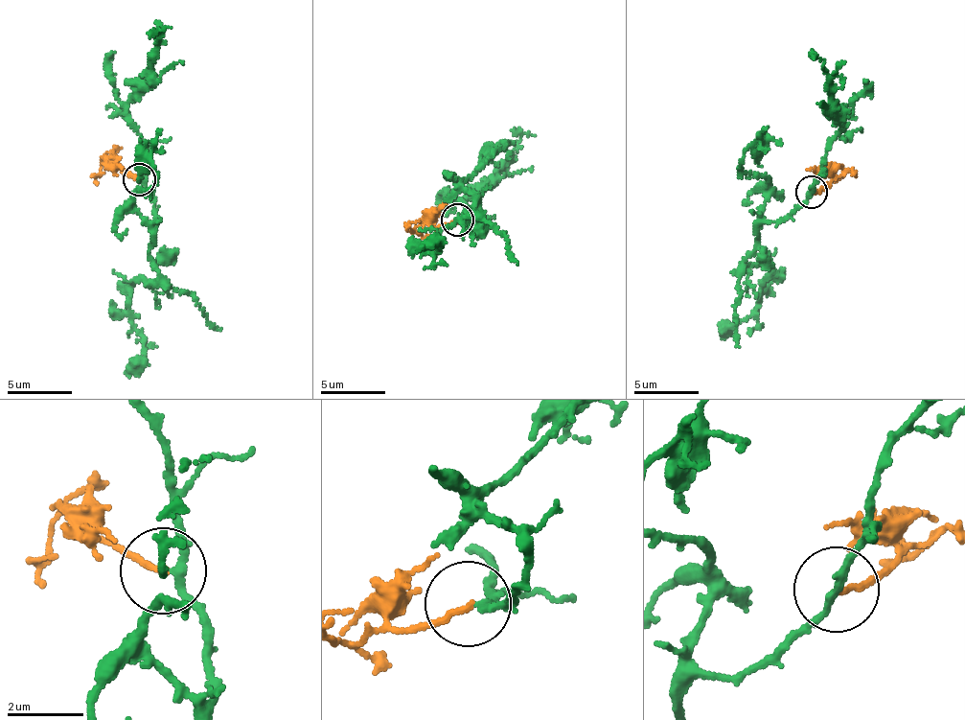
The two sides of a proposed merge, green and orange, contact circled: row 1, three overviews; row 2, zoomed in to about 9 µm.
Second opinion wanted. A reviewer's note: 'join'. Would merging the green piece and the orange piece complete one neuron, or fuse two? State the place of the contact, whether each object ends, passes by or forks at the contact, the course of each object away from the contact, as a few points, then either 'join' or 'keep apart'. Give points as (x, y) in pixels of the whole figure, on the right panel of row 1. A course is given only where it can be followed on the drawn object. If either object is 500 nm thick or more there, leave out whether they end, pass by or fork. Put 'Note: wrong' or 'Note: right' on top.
Note: right
place (811, 192); green passes by; orange ends; course green (812, 194), (758, 230), (759, 244), (743, 260), (770, 269), (747, 319), (729, 331), (735, 334); course orange (812, 194), (845, 174), (828, 176); join

